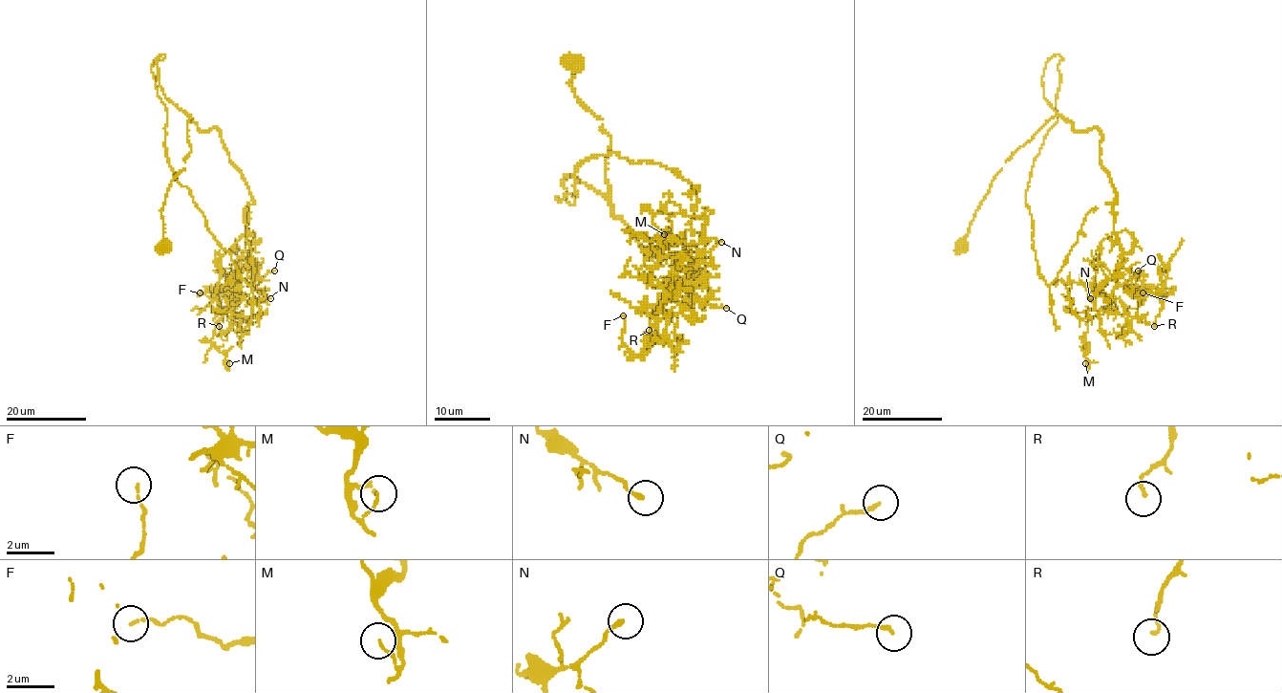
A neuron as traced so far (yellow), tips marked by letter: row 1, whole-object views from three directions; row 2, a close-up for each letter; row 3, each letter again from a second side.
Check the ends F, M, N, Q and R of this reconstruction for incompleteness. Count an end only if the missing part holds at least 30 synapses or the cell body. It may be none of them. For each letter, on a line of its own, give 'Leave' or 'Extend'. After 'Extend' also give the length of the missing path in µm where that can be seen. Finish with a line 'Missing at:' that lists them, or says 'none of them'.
F: Leave
M: Leave
N: Leave
Q: Leave
R: Leave
Missing at: none of them

